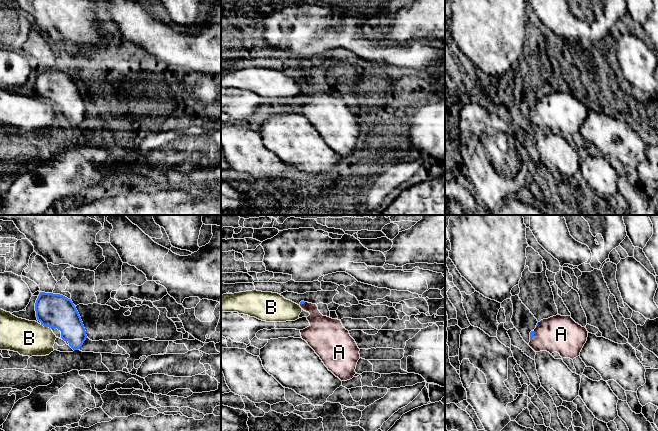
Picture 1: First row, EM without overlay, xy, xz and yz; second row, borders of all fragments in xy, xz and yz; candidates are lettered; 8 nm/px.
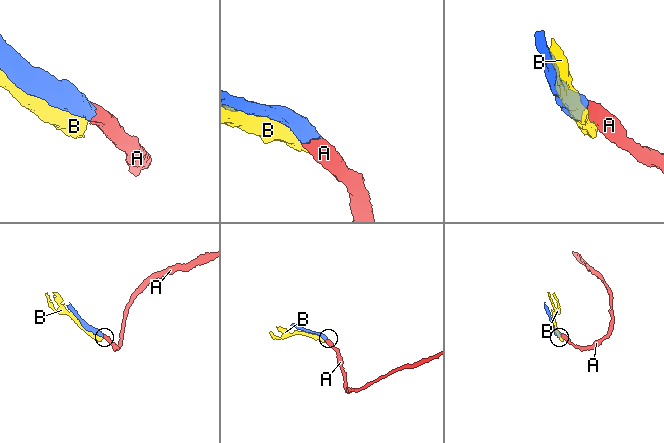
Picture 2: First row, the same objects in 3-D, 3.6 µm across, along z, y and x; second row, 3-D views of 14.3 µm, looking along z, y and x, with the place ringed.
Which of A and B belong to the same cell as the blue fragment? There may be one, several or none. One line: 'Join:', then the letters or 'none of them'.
Join: A

